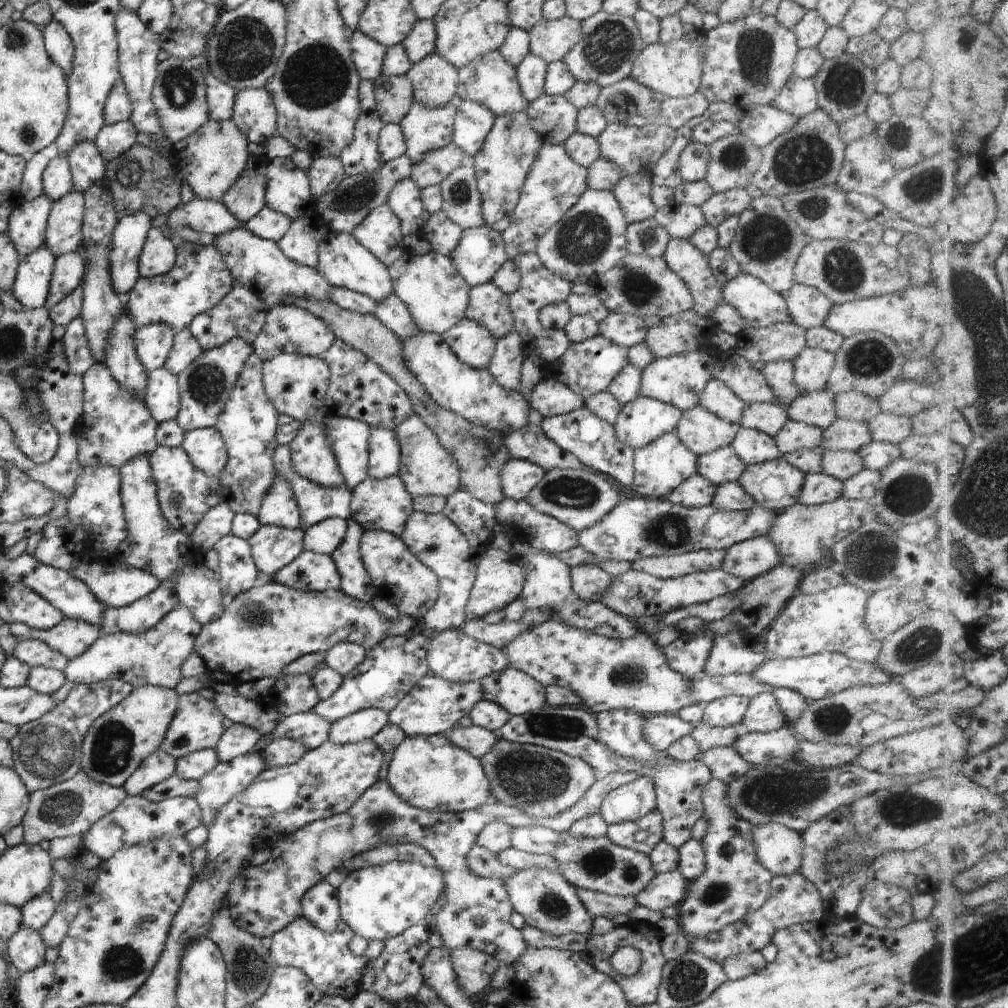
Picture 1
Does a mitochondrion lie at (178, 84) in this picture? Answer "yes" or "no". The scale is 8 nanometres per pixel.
yes

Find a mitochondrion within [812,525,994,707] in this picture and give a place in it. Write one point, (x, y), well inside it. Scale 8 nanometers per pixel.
(871, 558)

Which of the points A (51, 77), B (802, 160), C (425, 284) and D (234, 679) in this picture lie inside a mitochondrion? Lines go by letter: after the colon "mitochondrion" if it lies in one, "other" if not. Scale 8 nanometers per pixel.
A: other
B: mitochondrion
C: other
D: other

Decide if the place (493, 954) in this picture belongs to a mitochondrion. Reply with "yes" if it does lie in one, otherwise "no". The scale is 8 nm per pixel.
no

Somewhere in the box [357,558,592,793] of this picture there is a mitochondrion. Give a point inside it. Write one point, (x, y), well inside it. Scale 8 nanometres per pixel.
(556, 727)

